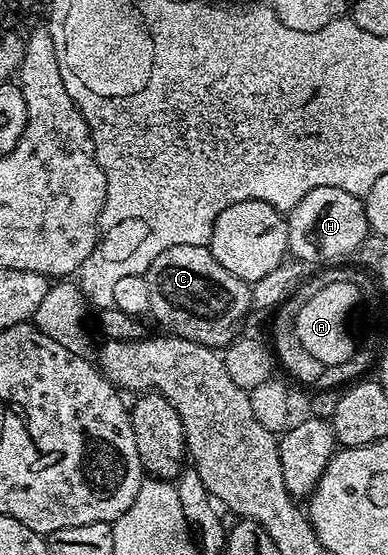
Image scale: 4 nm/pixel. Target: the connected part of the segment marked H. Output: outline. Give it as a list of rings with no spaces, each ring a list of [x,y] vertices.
[[[315,187],[315,191],[307,191],[293,209],[288,210],[287,235],[289,236],[289,253],[306,266],[321,265],[324,261],[337,261],[340,257],[352,258],[360,244],[371,233],[365,214],[365,203],[362,198],[351,195],[339,187]]]

